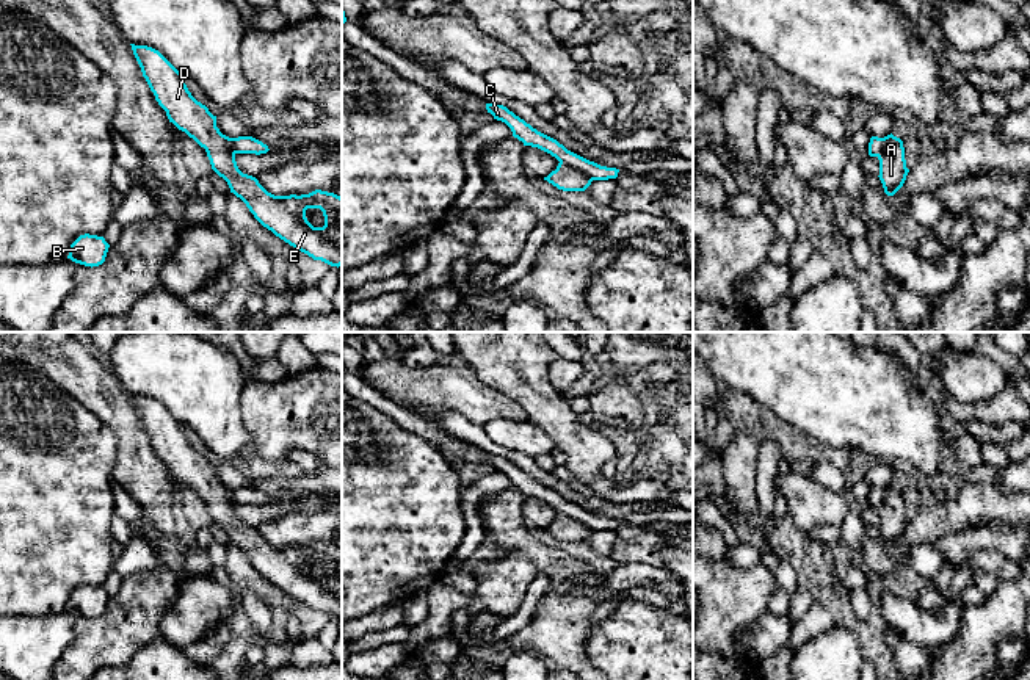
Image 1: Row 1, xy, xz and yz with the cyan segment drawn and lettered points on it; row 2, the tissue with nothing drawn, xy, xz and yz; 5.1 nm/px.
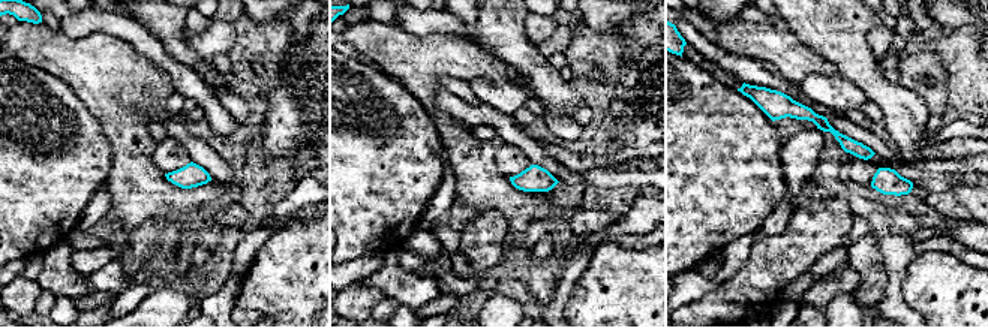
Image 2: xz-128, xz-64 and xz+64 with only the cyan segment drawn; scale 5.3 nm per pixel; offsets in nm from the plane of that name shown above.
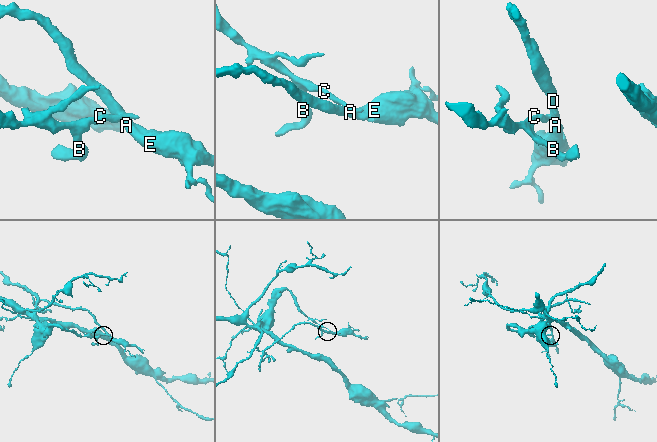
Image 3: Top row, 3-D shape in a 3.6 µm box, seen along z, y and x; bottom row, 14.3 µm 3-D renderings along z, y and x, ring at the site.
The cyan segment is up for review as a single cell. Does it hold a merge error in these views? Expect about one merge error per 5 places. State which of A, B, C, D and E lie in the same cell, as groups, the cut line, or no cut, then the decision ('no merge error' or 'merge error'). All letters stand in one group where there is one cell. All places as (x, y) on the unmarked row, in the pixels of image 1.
A D E / B C; cut in xz along (560, 513), (576, 517), (593, 530); merge error

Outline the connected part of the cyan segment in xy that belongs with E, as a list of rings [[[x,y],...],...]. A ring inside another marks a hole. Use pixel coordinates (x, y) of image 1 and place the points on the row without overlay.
[[[130,396],[141,418],[143,428],[154,443],[158,456],[166,462],[169,473],[205,500],[212,520],[227,533],[230,544],[240,548],[254,569],[276,588],[307,605],[314,611],[321,611],[339,619],[342,616],[342,548],[321,541],[301,547],[274,547],[268,544],[256,528],[243,525],[238,520],[235,505],[230,500],[232,489],[219,483],[216,478],[216,467],[213,467],[205,456],[191,447],[183,426],[158,401],[147,396]],[[307,559],[320,559],[323,562],[323,578],[314,578],[307,572]]]

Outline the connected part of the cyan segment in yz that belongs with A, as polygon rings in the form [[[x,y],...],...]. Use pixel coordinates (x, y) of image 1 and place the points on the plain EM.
[[[892,484],[881,489],[883,503],[879,511],[879,531],[884,544],[894,547],[905,534],[909,520],[906,519],[903,492]]]

